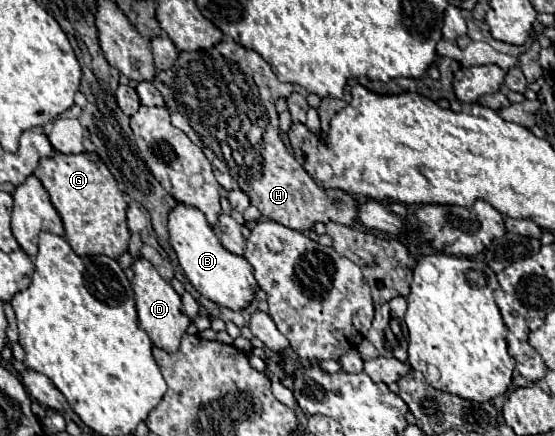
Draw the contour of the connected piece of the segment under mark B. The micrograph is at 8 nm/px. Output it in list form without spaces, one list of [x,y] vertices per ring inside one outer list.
[[[179,203],[169,215],[169,237],[171,237],[171,245],[177,253],[177,259],[183,267],[187,279],[203,297],[207,297],[207,299],[215,301],[217,305],[227,307],[231,311],[245,309],[253,301],[259,285],[255,281],[249,261],[245,257],[229,253],[219,243],[217,235],[213,233],[205,215],[199,209]]]

